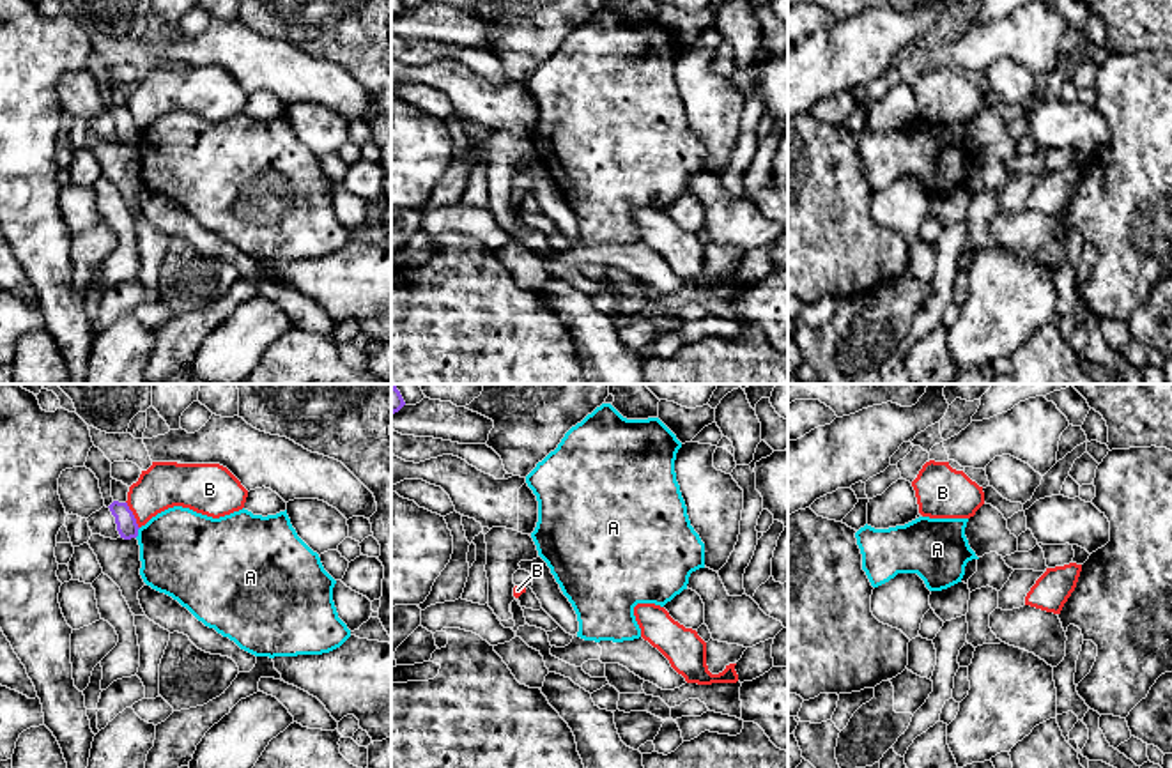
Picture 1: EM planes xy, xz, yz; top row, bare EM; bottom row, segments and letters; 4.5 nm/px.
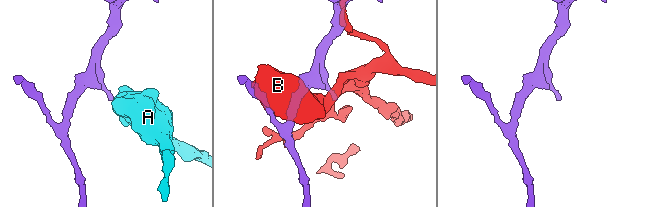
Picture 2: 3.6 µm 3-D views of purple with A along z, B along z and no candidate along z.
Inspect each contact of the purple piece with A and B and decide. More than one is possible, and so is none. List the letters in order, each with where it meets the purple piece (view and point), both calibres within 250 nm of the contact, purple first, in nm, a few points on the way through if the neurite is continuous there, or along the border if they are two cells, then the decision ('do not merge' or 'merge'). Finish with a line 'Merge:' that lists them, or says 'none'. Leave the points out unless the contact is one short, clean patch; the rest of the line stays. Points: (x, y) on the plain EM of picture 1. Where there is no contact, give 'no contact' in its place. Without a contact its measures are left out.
A: xy (137, 137) | 100/400 nm | along xy (140, 131), (135, 140) | do not merge
B: xy (133, 119) | 100/220 nm | do not merge
Merge: none

